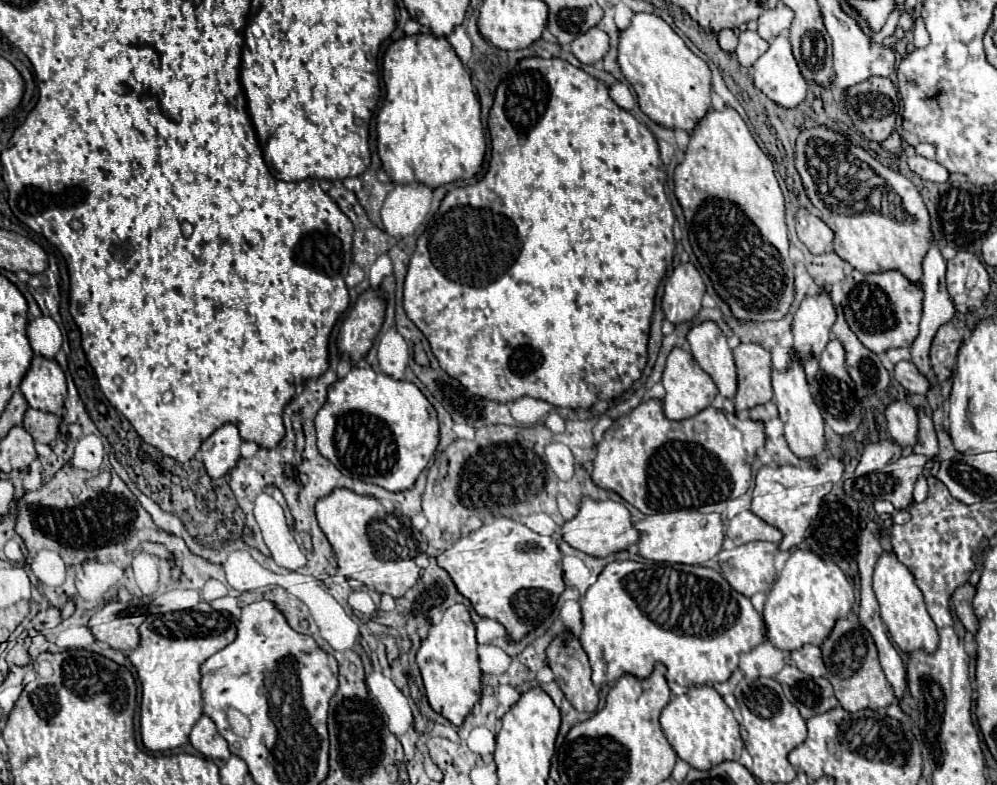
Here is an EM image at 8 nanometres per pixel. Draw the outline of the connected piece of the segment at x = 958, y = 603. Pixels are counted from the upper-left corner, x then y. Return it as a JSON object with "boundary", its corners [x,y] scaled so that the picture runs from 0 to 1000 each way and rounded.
{"boundary":[[[969,743],[967,748],[961,748],[961,753],[957,755],[957,776],[959,776],[961,789],[967,794],[969,804],[979,806],[981,804],[981,789],[979,789],[977,776],[975,776],[975,763],[977,763],[977,748],[975,745]]]}

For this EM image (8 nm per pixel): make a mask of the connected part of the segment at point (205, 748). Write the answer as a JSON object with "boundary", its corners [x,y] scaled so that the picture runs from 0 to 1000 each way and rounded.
{"boundary":[[[203,911],[201,918],[195,924],[191,934],[191,946],[195,949],[197,957],[201,957],[209,967],[229,967],[229,946],[227,941],[219,934],[215,918],[209,911]]]}

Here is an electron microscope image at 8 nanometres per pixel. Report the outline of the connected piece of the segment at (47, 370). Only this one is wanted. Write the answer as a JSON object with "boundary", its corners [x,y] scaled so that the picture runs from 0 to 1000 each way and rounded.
{"boundary":[[[36,452],[32,457],[30,473],[22,483],[20,498],[32,521],[58,526],[66,506],[66,483],[60,465]]]}

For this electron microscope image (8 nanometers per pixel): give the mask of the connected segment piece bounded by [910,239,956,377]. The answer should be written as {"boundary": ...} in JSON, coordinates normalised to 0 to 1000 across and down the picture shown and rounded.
{"boundary":[[[935,304],[933,307],[933,317],[925,332],[925,368],[927,368],[927,399],[925,399],[925,409],[923,409],[923,427],[917,432],[915,442],[913,442],[913,452],[915,452],[915,462],[919,465],[919,470],[927,478],[927,480],[933,480],[933,457],[931,457],[931,447],[933,447],[933,437],[941,422],[941,417],[945,411],[951,411],[957,406],[959,401],[959,394],[953,383],[953,376],[949,371],[949,332],[947,327],[943,325],[943,317],[941,317],[941,307]]]}

